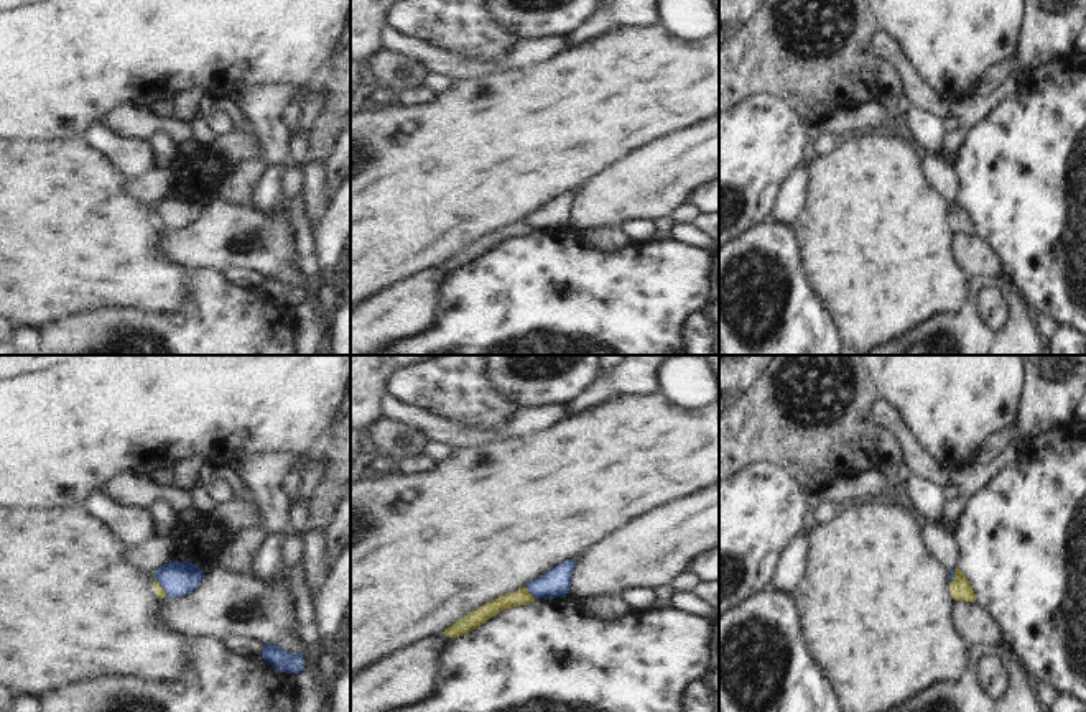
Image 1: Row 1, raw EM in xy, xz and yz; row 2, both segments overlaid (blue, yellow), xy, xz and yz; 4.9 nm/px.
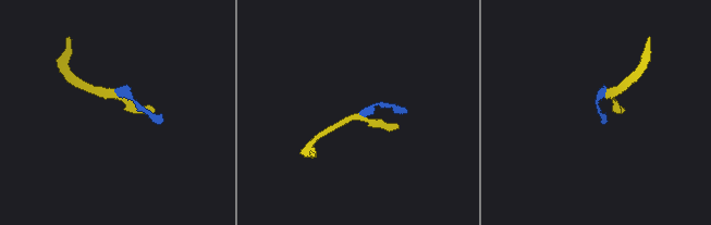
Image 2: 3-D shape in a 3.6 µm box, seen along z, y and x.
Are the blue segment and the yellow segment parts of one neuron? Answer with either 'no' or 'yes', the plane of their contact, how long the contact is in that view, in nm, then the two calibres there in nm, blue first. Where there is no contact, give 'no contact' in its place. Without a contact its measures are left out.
no; contact in xz; length 80 nm; calibres 140 and 80 nm

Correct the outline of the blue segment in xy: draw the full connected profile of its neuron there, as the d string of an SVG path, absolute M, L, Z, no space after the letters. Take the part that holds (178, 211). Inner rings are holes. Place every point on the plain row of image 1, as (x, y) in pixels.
M173 192L155 204L166 229L184 229L201 217L204 204L193 194Z

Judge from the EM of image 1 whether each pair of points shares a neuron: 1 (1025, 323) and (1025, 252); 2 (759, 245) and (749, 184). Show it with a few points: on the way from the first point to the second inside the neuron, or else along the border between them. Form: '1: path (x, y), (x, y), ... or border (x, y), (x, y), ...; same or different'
1: border (1002, 277), (1016, 286), (1032, 313); different
2: border (770, 214), (749, 224), (736, 235); different

